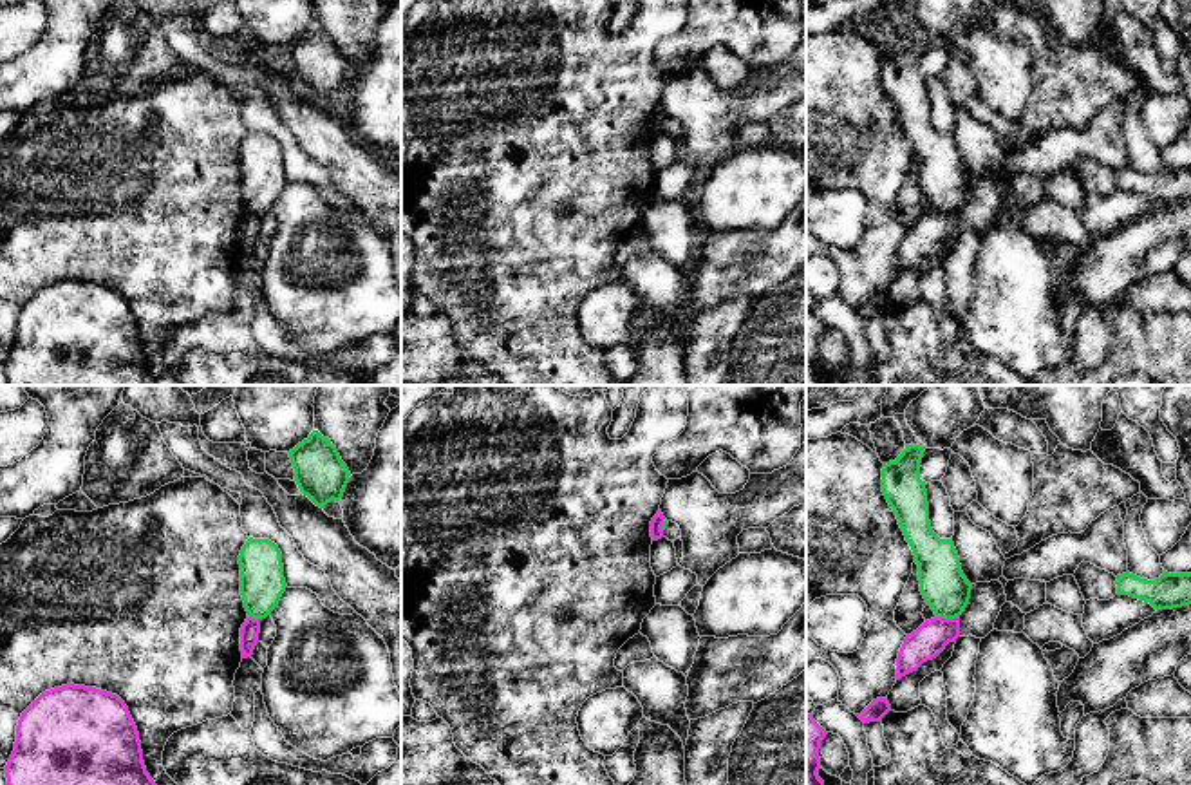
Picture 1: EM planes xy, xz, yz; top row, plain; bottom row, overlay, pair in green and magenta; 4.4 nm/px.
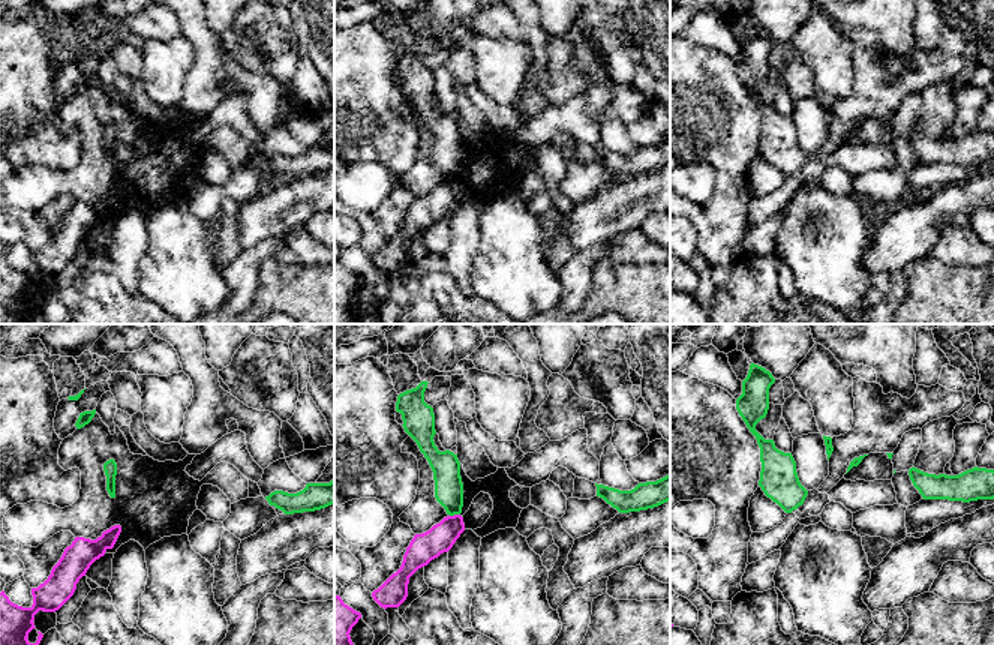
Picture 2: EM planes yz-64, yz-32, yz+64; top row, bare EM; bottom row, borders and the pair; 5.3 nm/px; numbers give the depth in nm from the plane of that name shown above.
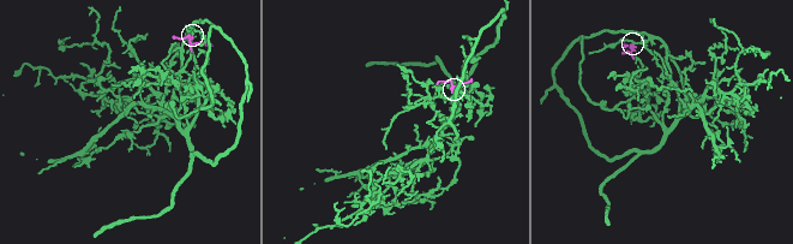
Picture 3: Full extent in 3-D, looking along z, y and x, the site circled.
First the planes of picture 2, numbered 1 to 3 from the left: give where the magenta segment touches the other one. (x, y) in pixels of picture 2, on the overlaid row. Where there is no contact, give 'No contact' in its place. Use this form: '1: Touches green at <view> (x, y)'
1: No contact
2: Touches green at yz-32 (455, 513)
3: No contact

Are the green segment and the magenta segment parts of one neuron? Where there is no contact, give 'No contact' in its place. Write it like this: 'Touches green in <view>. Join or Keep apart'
Touches green in yz. Keep apart

